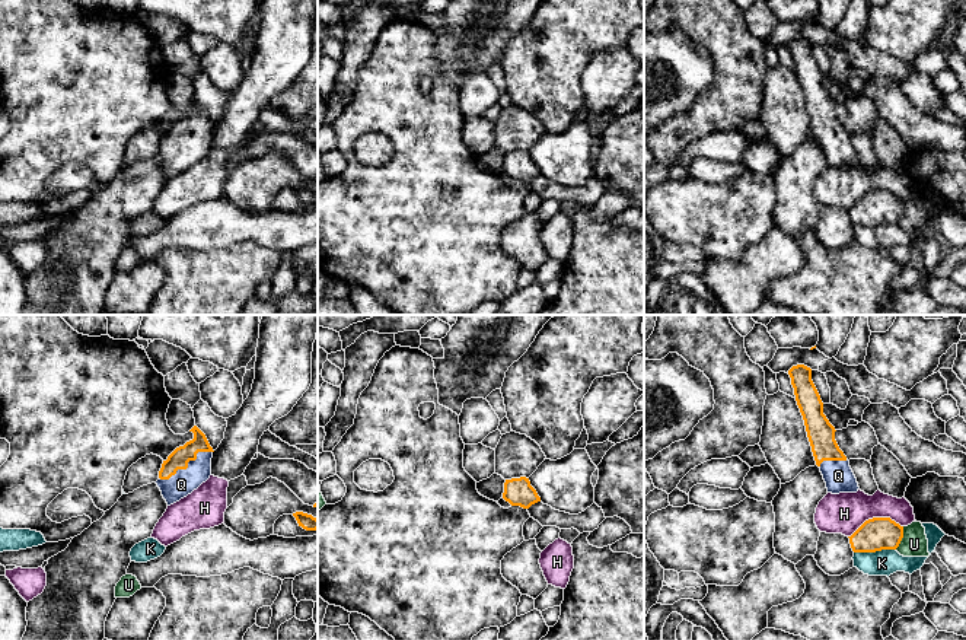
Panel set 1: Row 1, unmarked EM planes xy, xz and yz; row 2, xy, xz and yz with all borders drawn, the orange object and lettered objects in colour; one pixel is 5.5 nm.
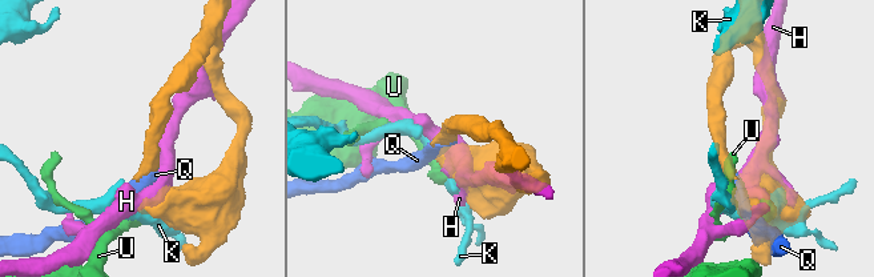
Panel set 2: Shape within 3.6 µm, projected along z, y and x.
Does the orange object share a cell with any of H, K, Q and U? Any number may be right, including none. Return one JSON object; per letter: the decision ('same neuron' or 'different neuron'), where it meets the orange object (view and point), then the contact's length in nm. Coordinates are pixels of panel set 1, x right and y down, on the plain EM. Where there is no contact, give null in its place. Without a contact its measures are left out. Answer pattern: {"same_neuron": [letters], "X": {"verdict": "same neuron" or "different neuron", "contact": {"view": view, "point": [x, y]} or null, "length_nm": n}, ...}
{"same_neuron": ["Q"], "H": {"verdict": "different neuron", "contact": {"view": "yz", "point": [874, 191]}, "length_nm": 320}, "K": {"verdict": "different neuron", "contact": {"view": "yz", "point": [874, 225]}, "length_nm": 240}, "Q": {"verdict": "same neuron", "contact": {"view": "xy", "point": [187, 139]}, "length_nm": 340}, "U": {"verdict": "different neuron", "contact": {"view": "yz", "point": [901, 212]}, "length_nm": 140}}

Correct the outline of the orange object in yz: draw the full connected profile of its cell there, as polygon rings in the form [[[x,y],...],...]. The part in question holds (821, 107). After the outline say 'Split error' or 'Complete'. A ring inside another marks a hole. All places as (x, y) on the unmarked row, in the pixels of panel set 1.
[[[804,38],[788,44],[816,138],[820,141],[828,166],[857,166],[858,156],[849,134],[835,114],[835,101],[823,87],[823,76]]]. Split error

